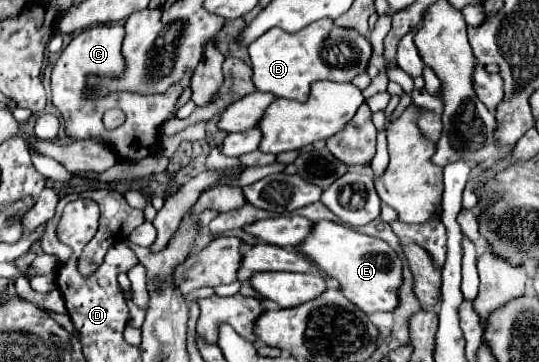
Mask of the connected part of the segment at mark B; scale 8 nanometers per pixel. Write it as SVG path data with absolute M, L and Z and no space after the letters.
M318 20L296 34L288 34L282 28L270 28L248 46L248 52L256 90L270 92L276 98L306 102L312 82L350 82L356 74L362 74L368 66L372 48L366 38L358 36L358 32L338 28L332 20Z

